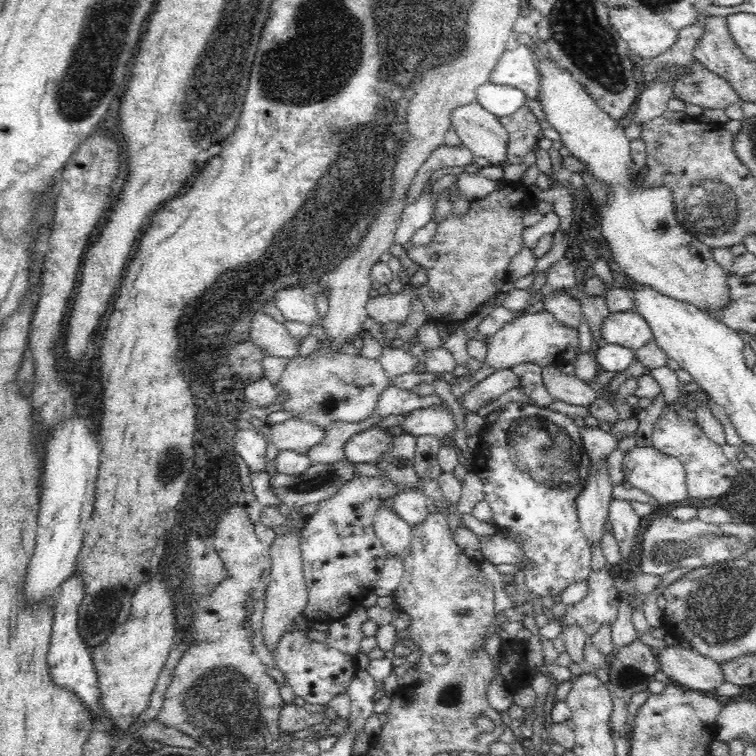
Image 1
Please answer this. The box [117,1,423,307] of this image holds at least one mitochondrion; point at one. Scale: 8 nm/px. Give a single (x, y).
(275, 84)

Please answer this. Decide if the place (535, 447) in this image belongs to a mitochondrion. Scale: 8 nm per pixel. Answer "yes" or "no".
yes

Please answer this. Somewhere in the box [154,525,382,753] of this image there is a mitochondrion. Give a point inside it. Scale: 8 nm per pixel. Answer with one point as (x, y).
(228, 689)

